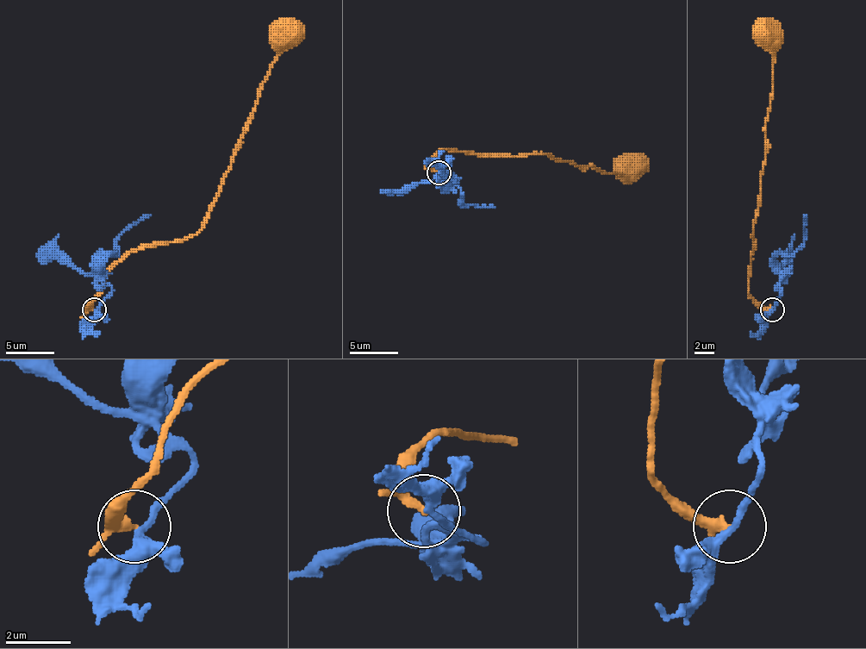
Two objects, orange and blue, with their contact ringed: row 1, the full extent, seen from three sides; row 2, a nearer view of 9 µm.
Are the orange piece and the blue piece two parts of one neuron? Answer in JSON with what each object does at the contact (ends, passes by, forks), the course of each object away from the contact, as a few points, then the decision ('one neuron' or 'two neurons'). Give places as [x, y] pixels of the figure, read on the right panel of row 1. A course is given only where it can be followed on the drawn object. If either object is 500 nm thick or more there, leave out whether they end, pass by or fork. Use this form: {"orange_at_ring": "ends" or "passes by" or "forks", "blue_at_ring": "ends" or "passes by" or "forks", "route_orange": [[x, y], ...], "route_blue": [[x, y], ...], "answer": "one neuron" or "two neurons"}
{"orange_at_ring": "passes by", "blue_at_ring": "forks", "route_orange": [[772, 309], [748, 293], [753, 227], [765, 164], [765, 118], [772, 98], [768, 35]], "route_blue": [[772, 309], [780, 290], [775, 256], [789, 256], [804, 241], [806, 215]], "answer": "two neurons"}

